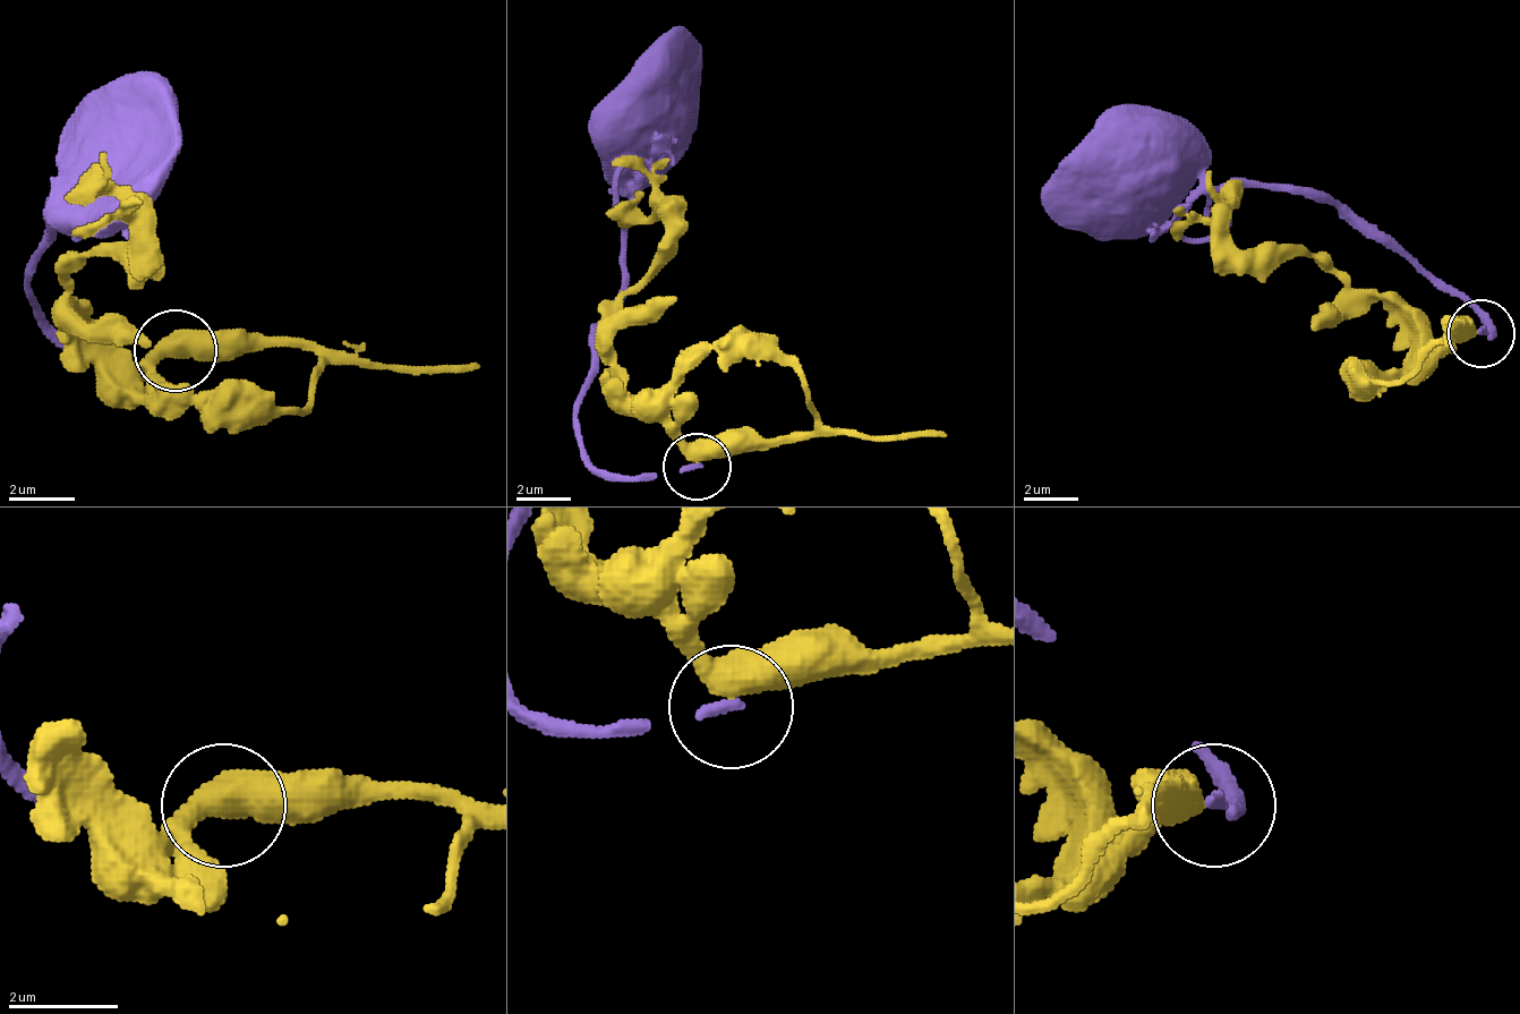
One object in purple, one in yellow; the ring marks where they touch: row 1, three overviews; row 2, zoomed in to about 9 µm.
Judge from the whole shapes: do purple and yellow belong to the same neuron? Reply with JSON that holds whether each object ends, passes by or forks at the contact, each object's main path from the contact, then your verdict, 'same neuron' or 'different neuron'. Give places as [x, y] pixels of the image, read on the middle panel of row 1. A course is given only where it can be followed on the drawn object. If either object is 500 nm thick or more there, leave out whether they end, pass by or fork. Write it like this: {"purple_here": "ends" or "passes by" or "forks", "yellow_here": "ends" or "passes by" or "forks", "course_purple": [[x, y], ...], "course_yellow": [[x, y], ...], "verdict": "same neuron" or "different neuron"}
{"purple_here": "ends", "yellow_here": "passes by", "course_purple": [[694, 468], [614, 475], [580, 448], [594, 326], [621, 292], [621, 218], [648, 143]], "course_yellow": [[694, 461], [621, 380], [607, 313], [621, 299], [667, 224], [660, 211], [634, 204], [641, 190]], "verdict": "different neuron"}

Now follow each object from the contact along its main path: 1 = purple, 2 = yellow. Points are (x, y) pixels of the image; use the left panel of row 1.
1: (173, 348), (74, 348), (33, 307), (50, 209), (83, 175), (116, 151)
2: (173, 348), (131, 365), (74, 307), (66, 274), (83, 257), (141, 249), (131, 209), (99, 175), (107, 151)

